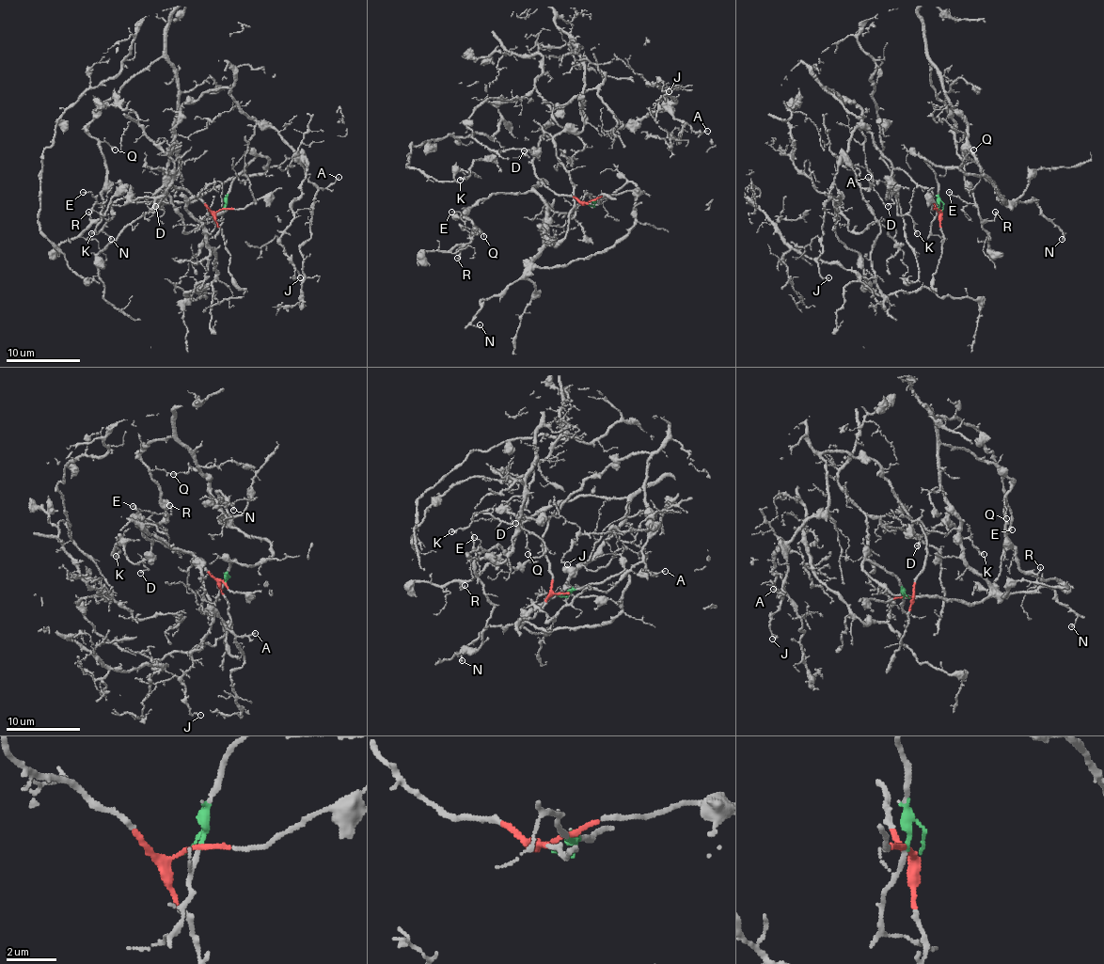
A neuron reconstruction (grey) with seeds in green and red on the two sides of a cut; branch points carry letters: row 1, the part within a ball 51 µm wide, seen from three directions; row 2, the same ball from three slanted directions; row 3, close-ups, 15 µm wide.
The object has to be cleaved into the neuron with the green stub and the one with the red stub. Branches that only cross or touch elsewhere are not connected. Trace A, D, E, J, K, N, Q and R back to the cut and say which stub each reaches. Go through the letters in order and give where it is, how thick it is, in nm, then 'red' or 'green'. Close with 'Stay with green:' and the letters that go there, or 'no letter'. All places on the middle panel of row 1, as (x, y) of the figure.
A: at (707, 131); 110 nm thick; red
D: at (524, 150); 120 nm thick; red
E: at (451, 212); 110 nm thick; green
J: at (669, 91); 120 nm thick; red
K: at (460, 180); 170 nm thick; red
N: at (480, 324); 130 nm thick; green
Q: at (483, 236); 70 nm thick; green
R: at (457, 258); 110 nm thick; green
Stay with green: E, N, Q, R

